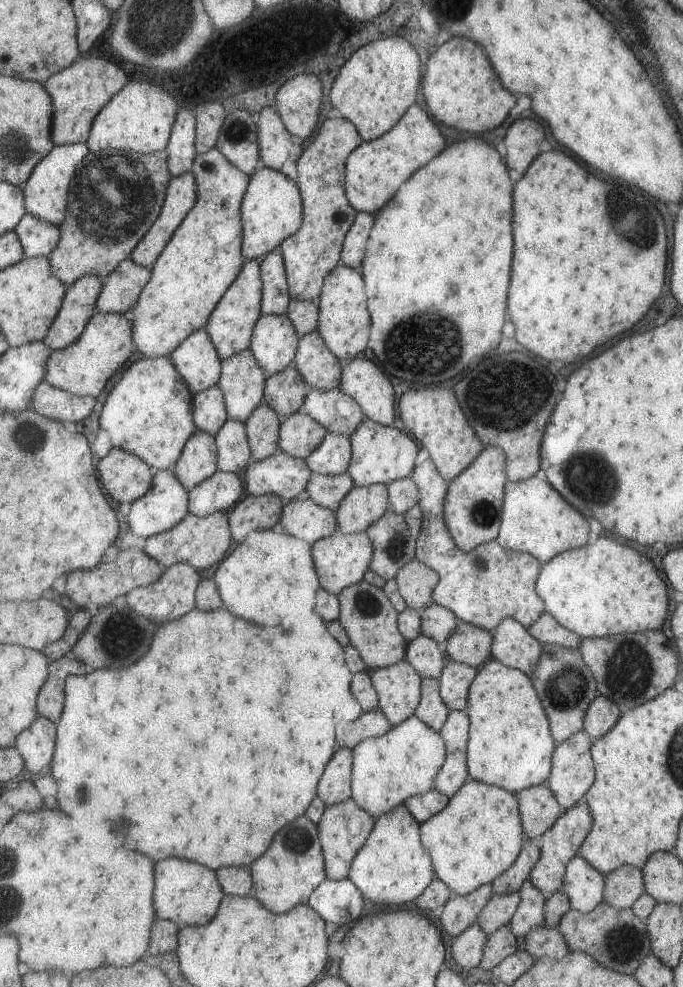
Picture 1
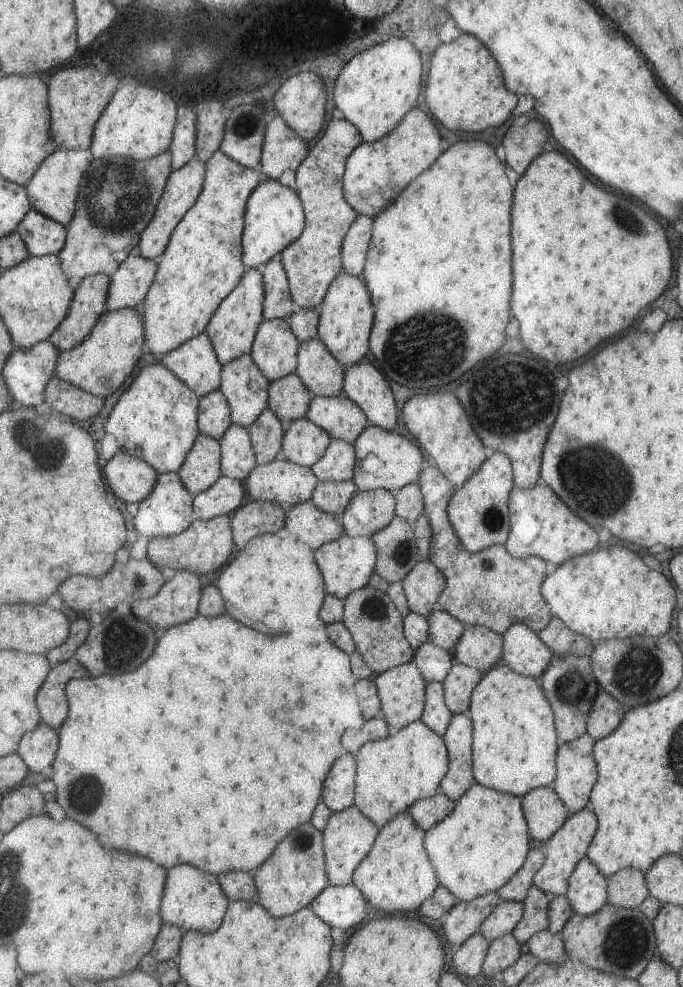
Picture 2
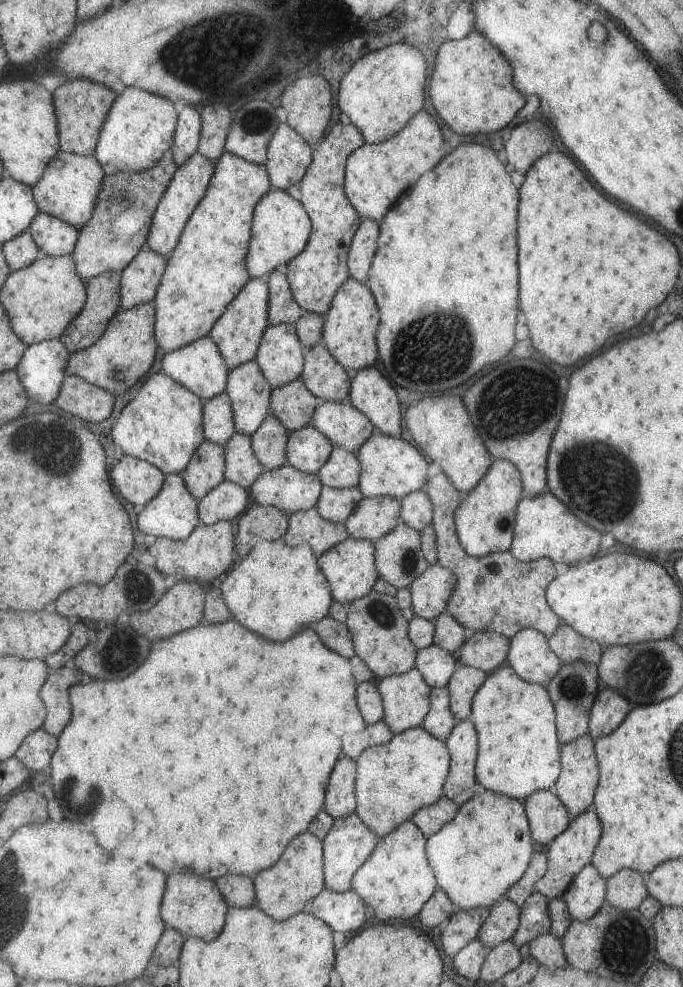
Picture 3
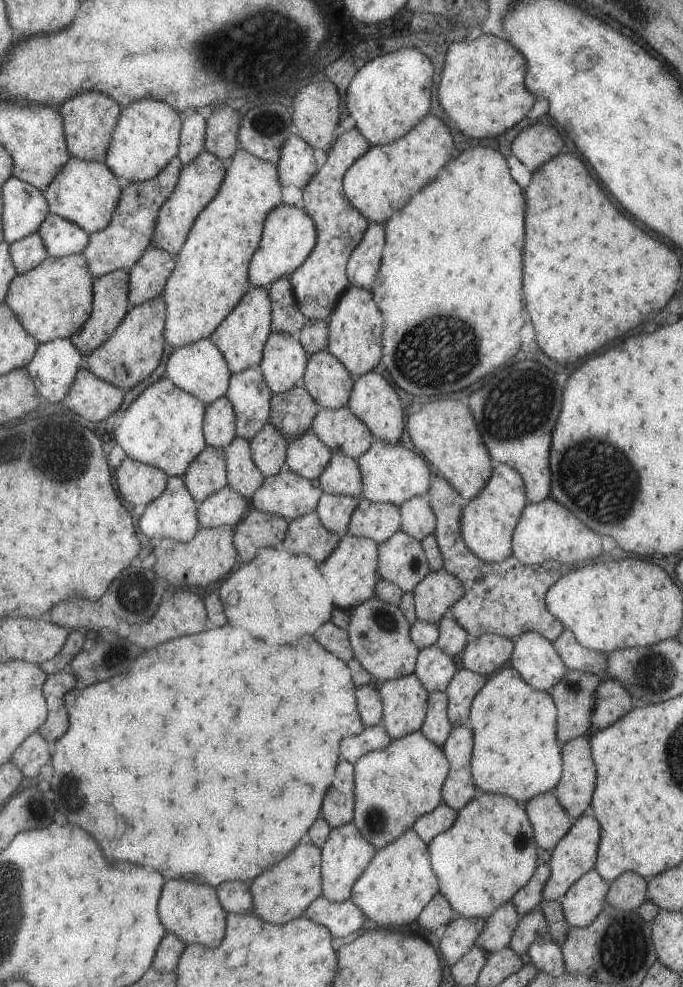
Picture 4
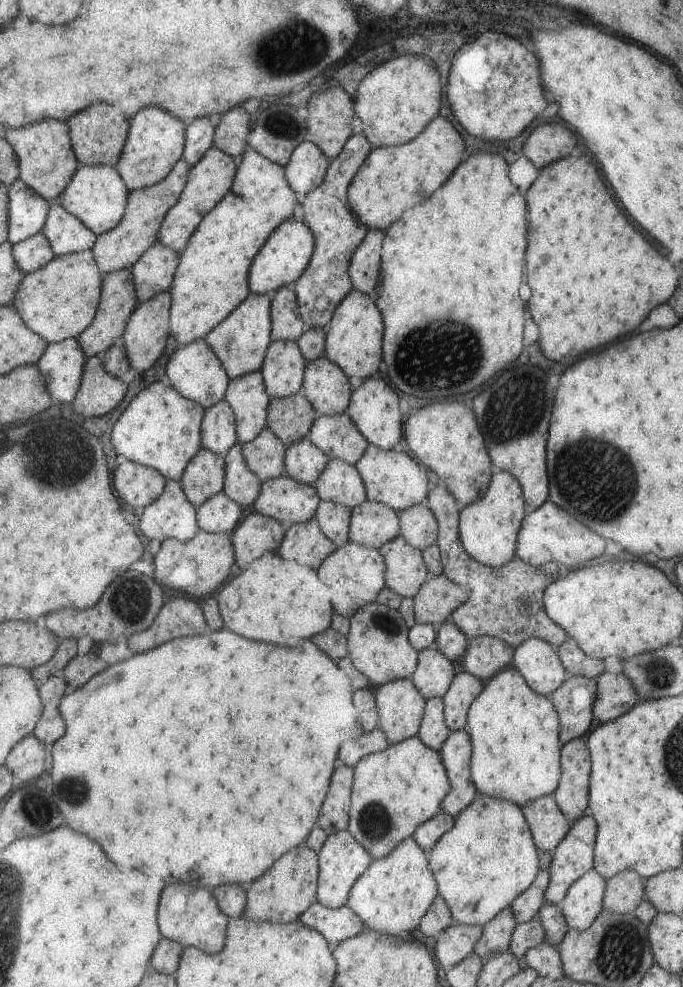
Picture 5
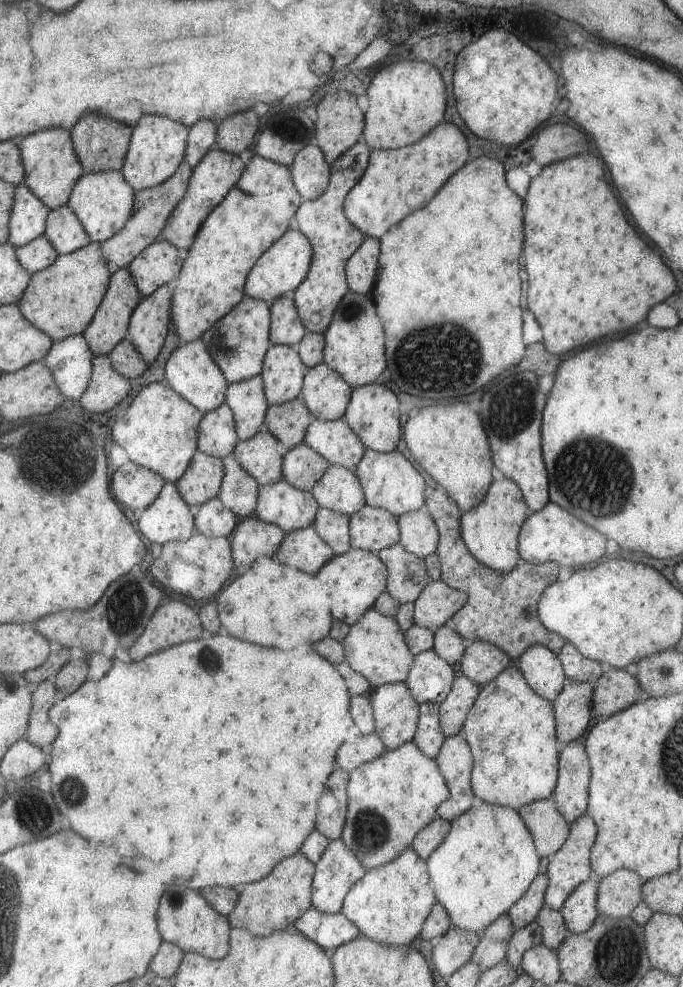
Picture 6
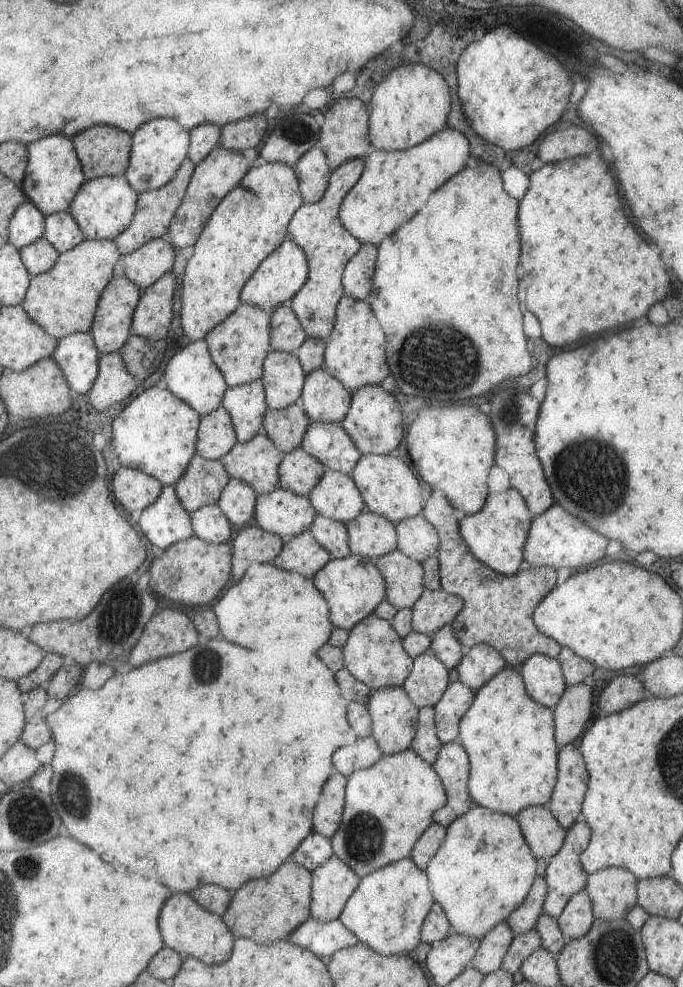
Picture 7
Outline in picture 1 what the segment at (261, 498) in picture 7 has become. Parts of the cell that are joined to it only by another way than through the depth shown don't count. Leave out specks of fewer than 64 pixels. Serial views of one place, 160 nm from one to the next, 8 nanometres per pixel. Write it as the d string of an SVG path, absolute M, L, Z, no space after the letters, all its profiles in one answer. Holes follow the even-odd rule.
M277 447L271 456L249 462L241 479L249 495L256 497L269 493L277 495L284 503L305 490L310 474L305 459L290 457Z

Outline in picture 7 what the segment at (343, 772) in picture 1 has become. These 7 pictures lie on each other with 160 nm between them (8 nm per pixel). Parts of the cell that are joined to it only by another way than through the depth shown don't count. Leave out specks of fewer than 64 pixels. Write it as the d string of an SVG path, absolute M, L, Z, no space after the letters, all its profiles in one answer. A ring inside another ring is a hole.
M342 774L331 776L325 782L325 786L322 786L321 794L315 804L312 830L327 838L333 836L342 819L346 780L347 777Z

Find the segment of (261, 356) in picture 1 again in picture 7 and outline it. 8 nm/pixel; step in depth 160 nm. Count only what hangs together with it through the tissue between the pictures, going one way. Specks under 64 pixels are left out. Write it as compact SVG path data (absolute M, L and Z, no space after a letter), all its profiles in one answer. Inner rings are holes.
M269 351L262 362L261 382L265 404L281 410L300 396L305 374L292 353Z

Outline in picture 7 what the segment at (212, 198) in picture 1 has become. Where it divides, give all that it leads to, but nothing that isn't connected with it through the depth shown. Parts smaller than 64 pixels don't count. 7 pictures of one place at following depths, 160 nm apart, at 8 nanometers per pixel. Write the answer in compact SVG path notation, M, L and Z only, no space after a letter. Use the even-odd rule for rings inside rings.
M278 162L255 163L241 178L239 185L221 198L195 241L193 254L186 260L185 272L181 278L180 323L189 342L204 339L214 326L223 322L242 303L241 287L259 263L285 240L290 218L302 204L294 167Z

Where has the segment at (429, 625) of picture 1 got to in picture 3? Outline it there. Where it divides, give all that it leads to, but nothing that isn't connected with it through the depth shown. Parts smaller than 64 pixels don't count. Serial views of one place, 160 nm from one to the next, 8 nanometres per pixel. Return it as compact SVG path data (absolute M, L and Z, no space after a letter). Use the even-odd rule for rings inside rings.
M449 613L439 614L433 624L434 637L432 643L451 654L455 650L459 650L470 635L470 631L461 626Z

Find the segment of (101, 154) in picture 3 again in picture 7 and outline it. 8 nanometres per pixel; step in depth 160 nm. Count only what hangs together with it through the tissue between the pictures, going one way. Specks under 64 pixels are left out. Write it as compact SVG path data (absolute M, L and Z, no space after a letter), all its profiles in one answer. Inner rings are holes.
M155 118L151 122L138 126L131 135L130 157L124 177L129 186L136 192L157 190L167 184L175 173L178 166L188 156L190 136L176 120L168 118Z

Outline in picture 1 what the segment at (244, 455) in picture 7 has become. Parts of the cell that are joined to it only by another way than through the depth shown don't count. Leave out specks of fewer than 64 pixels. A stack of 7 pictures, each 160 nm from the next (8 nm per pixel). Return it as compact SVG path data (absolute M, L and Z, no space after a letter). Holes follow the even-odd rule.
M264 402L244 420L252 461L271 456L278 447L279 420L276 412Z

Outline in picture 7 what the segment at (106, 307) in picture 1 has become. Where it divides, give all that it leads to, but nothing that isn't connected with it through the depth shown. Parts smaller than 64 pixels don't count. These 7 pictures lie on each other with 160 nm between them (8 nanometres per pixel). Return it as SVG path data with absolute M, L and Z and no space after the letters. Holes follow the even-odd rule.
M160 237L148 240L132 253L122 256L123 277L134 282L141 290L151 286L162 274L171 271L174 247Z

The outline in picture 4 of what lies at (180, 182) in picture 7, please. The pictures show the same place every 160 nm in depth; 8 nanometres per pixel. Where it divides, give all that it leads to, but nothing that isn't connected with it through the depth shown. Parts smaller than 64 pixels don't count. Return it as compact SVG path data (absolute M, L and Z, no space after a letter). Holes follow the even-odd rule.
M173 157L157 176L143 182L130 183L120 192L117 206L111 215L109 224L96 233L88 234L88 243L82 255L86 258L88 271L93 278L113 272L113 270L129 270L151 244L151 237L157 220L160 206L173 192L182 163Z

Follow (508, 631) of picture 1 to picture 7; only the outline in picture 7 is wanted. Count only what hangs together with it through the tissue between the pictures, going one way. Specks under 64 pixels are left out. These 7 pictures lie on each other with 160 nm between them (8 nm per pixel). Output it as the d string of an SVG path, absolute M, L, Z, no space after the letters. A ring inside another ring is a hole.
M534 654L517 670L529 698L552 710L567 685L559 663L555 659Z

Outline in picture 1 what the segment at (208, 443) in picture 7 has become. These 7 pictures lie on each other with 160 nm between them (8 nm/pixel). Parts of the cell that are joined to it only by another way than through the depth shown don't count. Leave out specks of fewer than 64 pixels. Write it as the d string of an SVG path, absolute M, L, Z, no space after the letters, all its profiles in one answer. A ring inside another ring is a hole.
M215 385L192 395L192 421L197 429L215 436L227 420L221 389Z

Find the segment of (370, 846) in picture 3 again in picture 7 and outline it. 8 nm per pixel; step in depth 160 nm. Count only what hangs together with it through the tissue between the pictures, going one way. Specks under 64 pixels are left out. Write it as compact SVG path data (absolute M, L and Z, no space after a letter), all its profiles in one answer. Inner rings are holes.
M333 854L310 873L310 917L320 923L337 919L360 878Z

